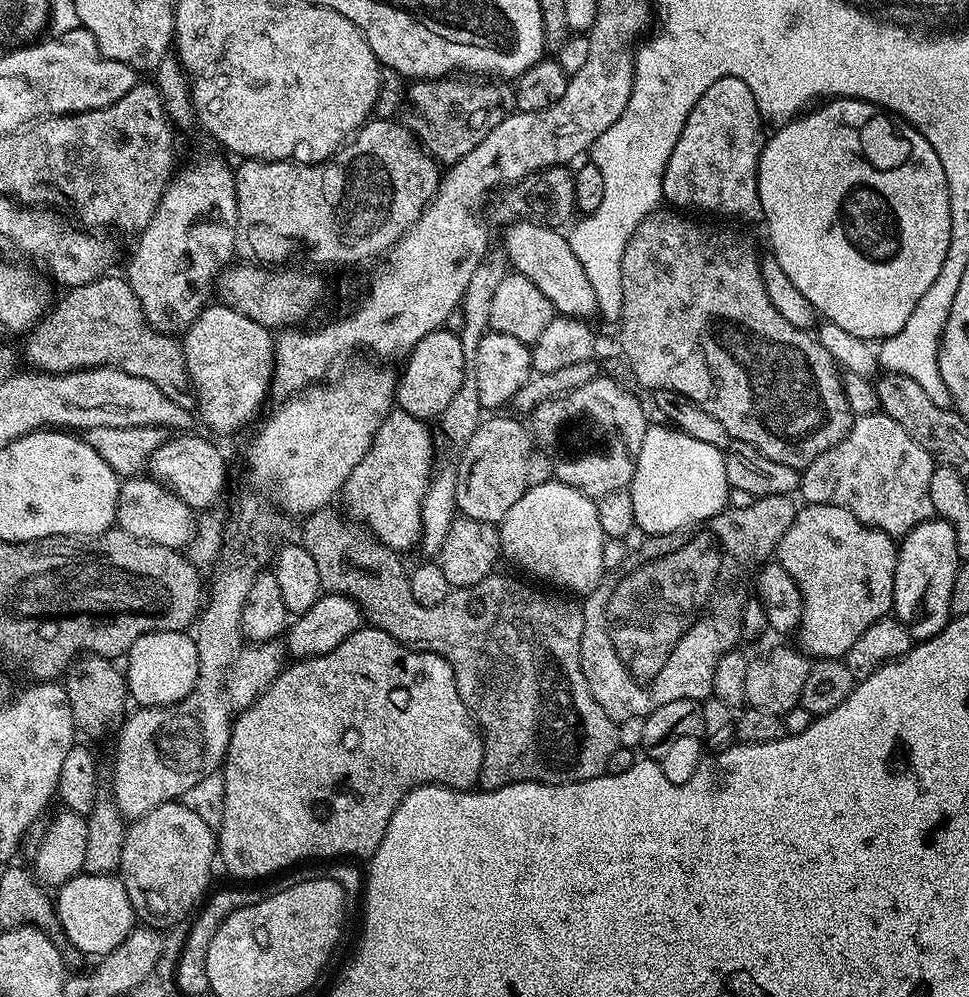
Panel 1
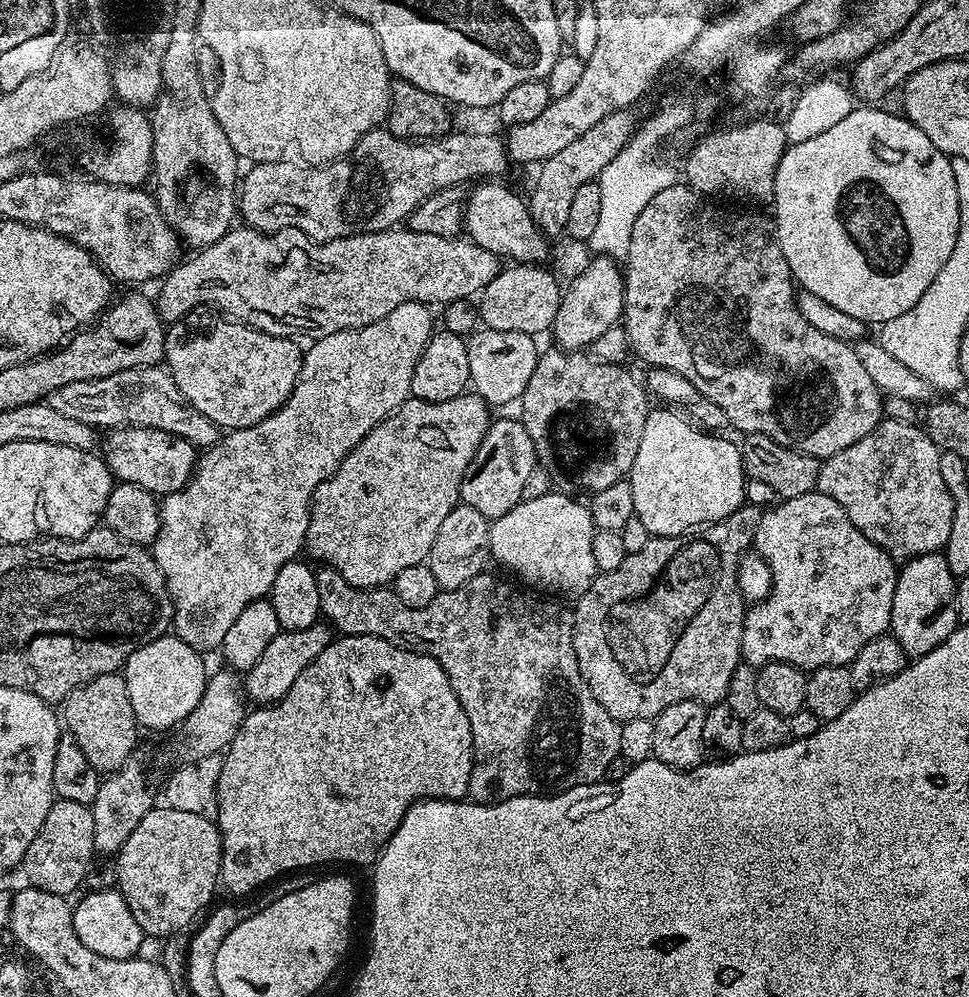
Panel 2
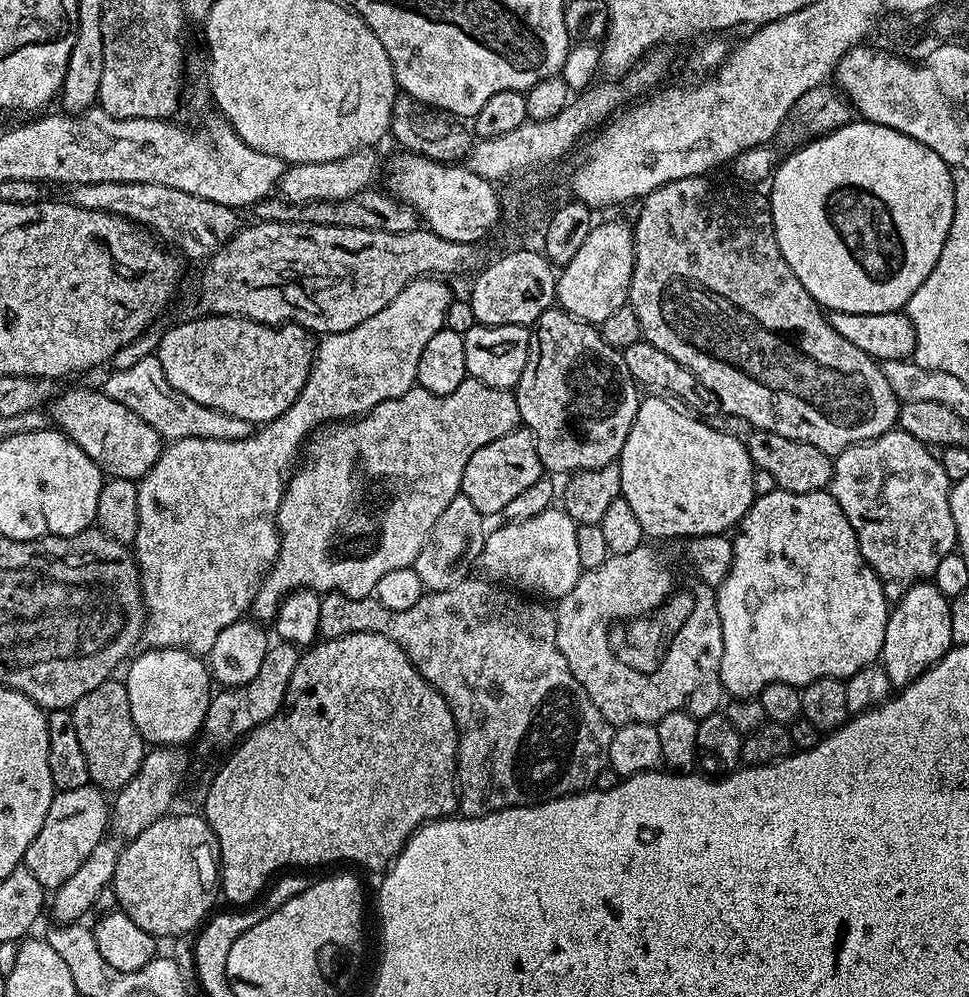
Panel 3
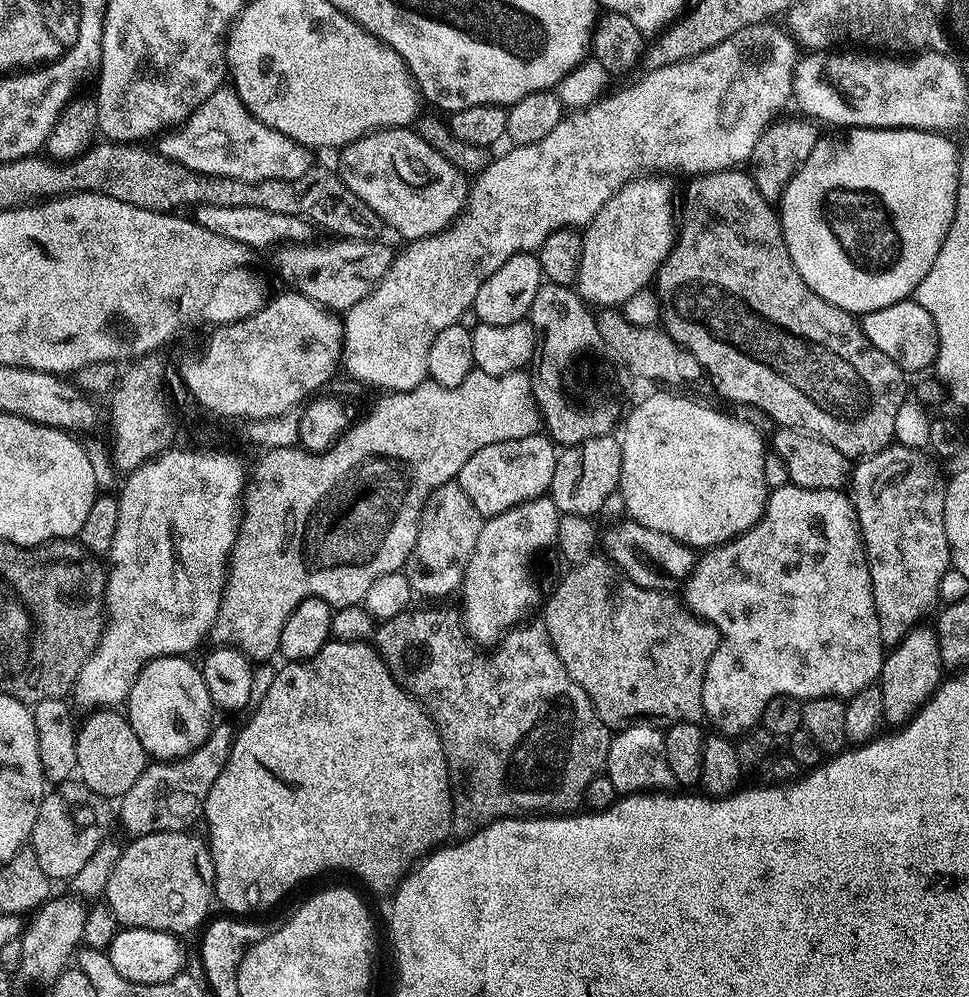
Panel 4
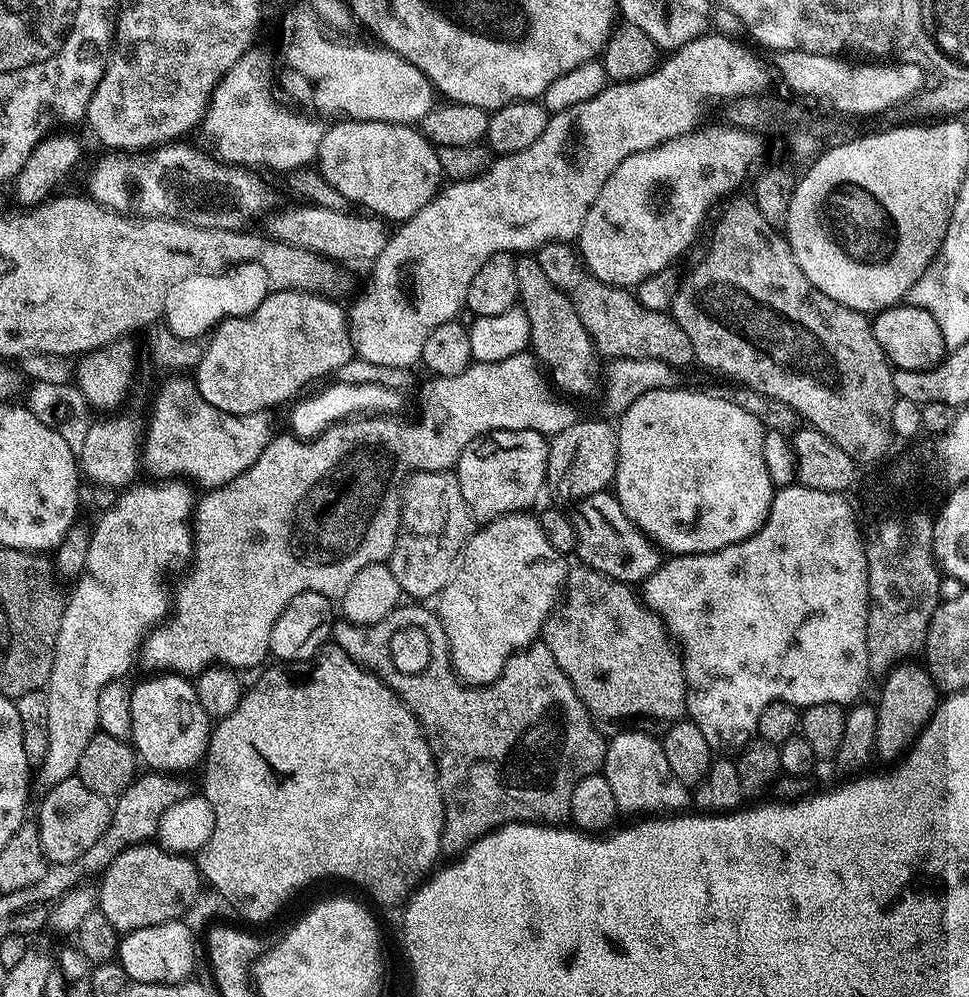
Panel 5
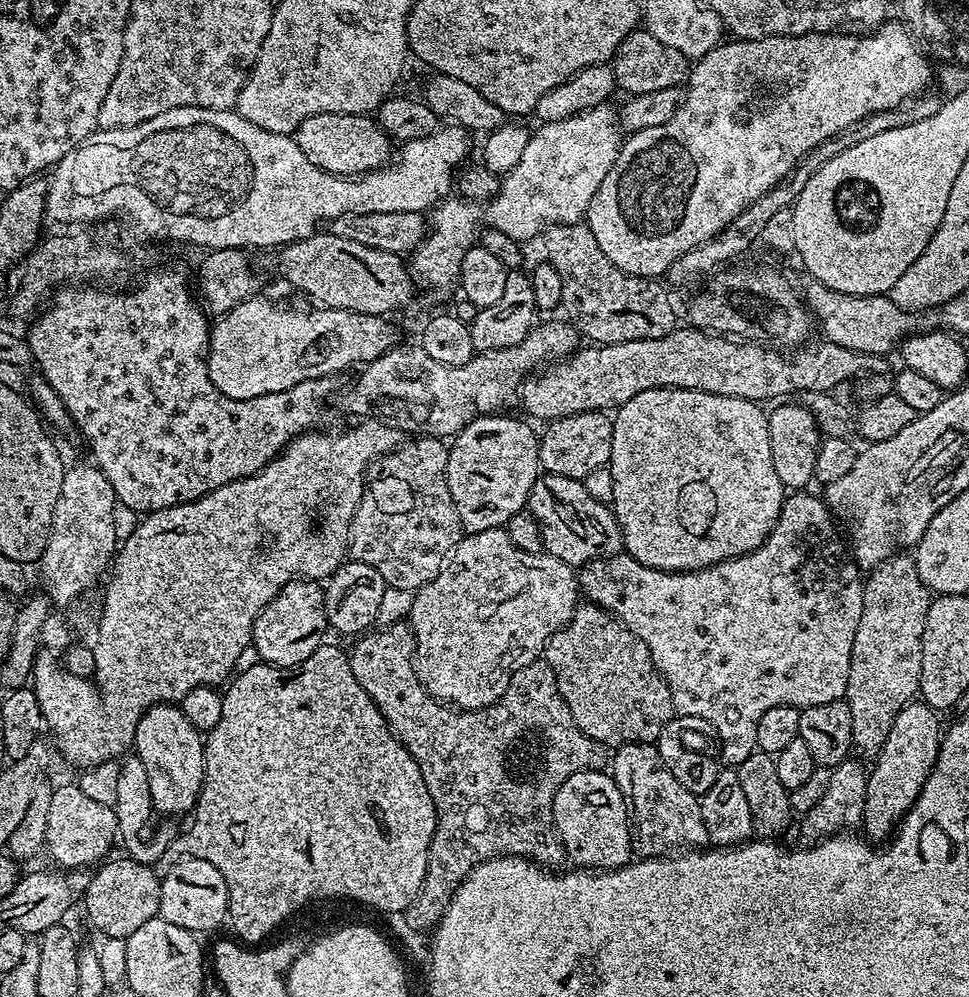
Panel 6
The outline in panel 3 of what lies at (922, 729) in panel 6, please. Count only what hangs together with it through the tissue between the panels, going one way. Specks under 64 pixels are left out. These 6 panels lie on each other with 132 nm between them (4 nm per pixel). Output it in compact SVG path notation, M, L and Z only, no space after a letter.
M921 582L895 601L886 622L885 642L879 659L890 678L893 689L903 690L923 672L947 654L953 647L951 638L951 608L948 597L932 582Z

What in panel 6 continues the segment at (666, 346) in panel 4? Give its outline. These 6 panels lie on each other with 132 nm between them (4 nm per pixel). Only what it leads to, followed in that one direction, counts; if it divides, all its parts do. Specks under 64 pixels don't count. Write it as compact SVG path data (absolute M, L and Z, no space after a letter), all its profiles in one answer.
M587 223L553 224L543 233L543 240L544 248L548 251L547 263L552 264L554 270L558 270L558 274L562 277L563 311L569 312L567 315L578 325L581 337L588 339L589 336L592 339L589 341L593 345L662 338L677 327L676 308L668 297L669 289L659 279L647 276L627 276L622 270L618 270L618 266L614 266L614 262L610 262L610 258L602 254L602 246L598 246L598 241L595 240Z

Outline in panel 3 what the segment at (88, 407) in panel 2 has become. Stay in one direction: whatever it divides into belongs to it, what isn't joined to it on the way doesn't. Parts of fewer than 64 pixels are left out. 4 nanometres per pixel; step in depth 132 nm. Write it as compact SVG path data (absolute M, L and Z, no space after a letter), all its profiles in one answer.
M155 355L134 362L130 370L112 372L109 380L102 384L102 391L114 402L122 402L126 410L134 410L142 422L149 424L165 441L182 438L206 438L207 440L241 440L251 436L254 426L246 418L234 418L216 408L207 408L194 398L182 394L168 381L159 359Z

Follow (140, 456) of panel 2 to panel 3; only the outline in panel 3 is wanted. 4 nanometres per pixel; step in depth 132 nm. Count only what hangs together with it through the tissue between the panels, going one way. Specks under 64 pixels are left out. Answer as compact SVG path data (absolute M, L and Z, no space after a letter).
M68 388L51 401L50 420L69 440L75 442L93 460L101 473L118 480L141 481L158 462L162 438L134 410L114 402L104 391L92 388Z

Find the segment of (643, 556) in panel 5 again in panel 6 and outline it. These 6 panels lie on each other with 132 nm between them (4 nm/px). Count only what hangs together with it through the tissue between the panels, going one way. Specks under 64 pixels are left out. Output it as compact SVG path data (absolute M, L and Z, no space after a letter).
M542 474L528 495L527 511L542 530L544 551L562 562L583 566L605 556L619 556L624 547L624 535L611 507L596 501L584 481Z

